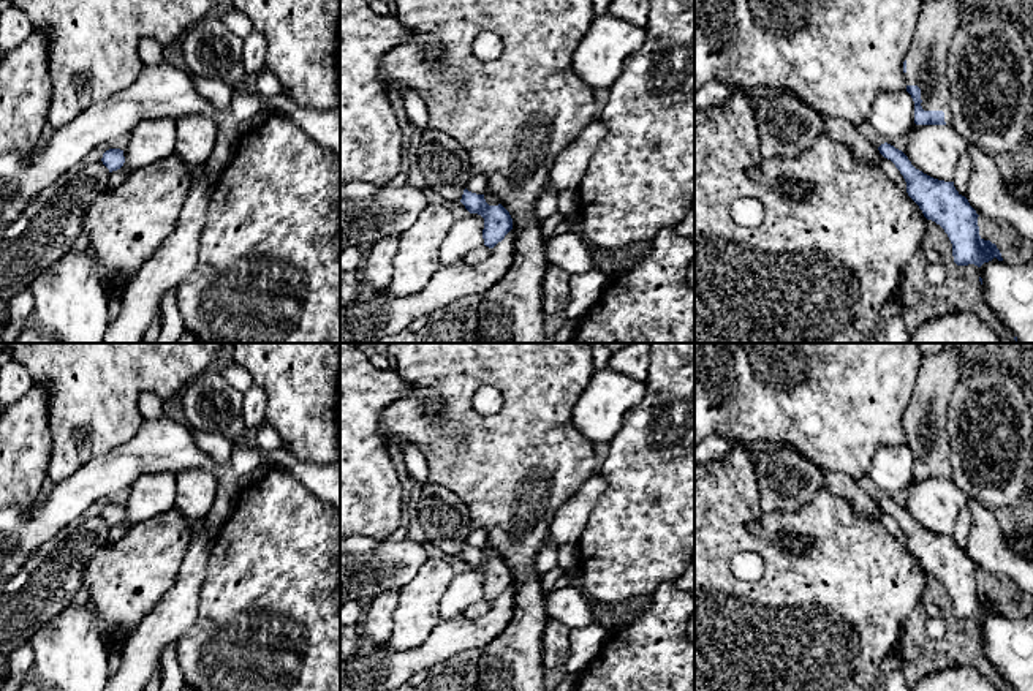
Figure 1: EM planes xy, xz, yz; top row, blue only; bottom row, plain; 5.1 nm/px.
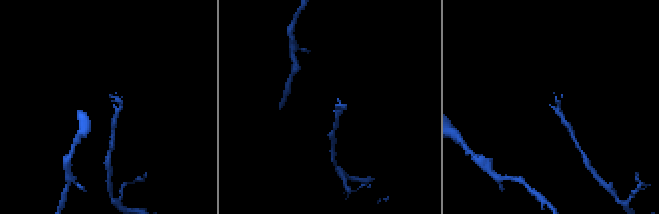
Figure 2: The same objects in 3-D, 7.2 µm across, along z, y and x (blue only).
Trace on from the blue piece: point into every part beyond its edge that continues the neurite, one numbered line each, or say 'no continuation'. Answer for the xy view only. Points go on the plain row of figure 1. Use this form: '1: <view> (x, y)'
no continuation

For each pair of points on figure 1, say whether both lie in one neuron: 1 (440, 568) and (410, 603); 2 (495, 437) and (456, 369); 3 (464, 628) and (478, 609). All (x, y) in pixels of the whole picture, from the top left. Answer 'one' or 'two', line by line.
1: one
2: one
3: two

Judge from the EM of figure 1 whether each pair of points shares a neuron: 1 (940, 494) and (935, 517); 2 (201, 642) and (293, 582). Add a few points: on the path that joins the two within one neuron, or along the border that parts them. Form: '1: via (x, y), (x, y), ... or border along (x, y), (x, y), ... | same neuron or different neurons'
1: via (938, 500), (937, 511) | same neuron
2: via (223, 642), (233, 642), (271, 604) | same neuron

